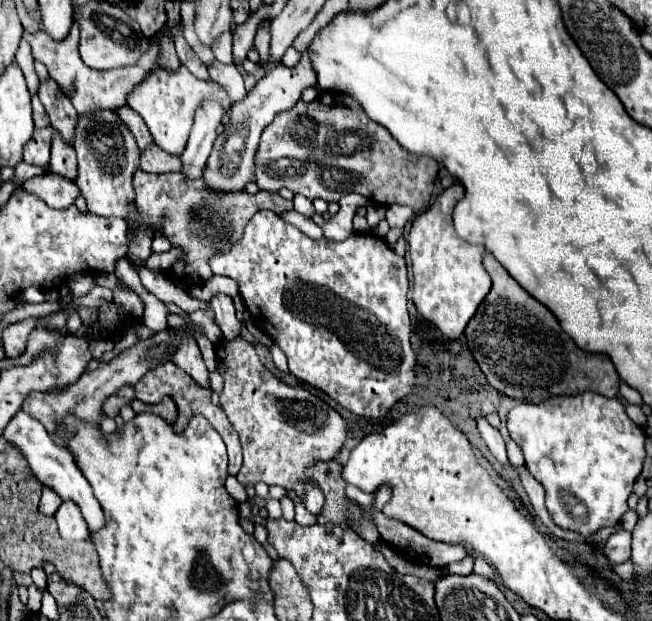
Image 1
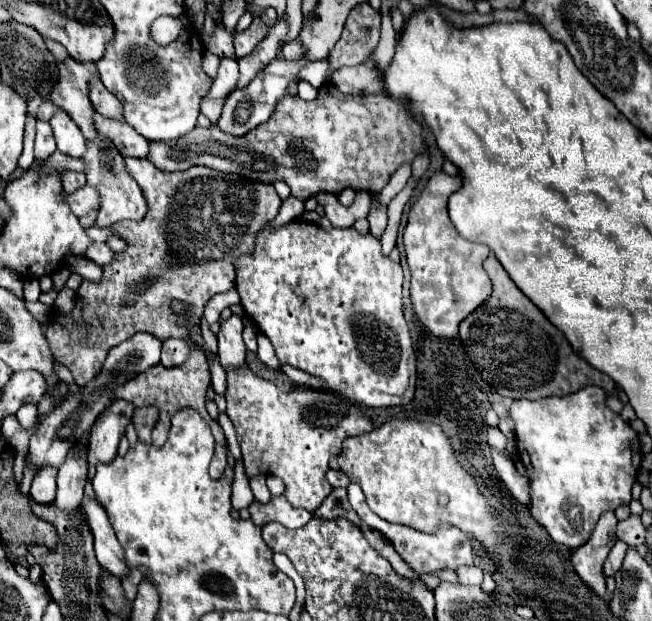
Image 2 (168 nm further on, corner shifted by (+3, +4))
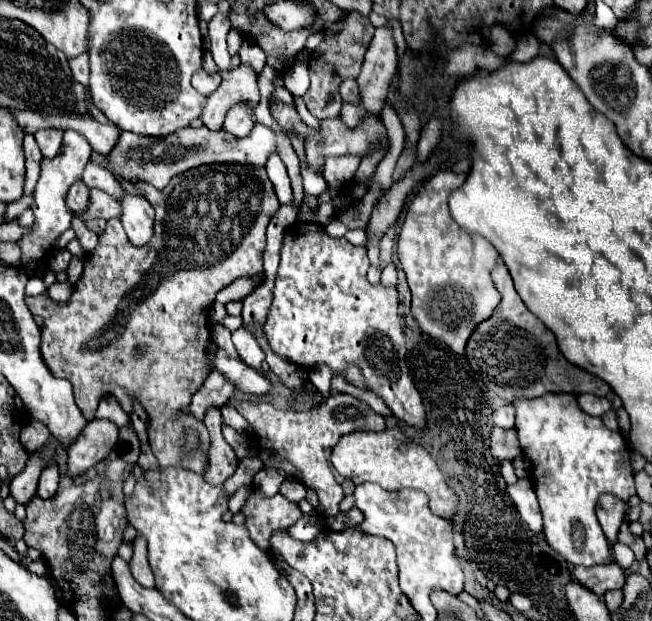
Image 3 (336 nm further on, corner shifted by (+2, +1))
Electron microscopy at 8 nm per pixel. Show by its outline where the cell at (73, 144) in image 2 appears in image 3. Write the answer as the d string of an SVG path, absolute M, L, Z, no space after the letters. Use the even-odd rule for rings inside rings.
M66 130L64 132L64 140L62 140L62 150L58 152L58 156L50 158L50 160L42 160L42 170L40 170L40 180L34 188L34 202L30 206L30 210L34 212L34 224L30 226L30 234L24 234L20 238L20 250L22 250L22 258L20 264L22 266L40 266L44 264L46 254L52 250L52 244L70 228L74 212L68 210L66 204L66 194L70 190L70 186L82 178L82 170L88 164L92 154L92 148L88 146L88 140L84 140L80 134L76 134L74 130Z

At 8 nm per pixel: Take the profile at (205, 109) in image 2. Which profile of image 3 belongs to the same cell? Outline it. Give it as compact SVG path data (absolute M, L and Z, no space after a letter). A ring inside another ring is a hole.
M240 64L228 72L222 74L222 84L216 92L208 96L208 102L202 112L204 126L210 130L220 130L226 112L238 104L238 102L252 102L256 104L260 100L258 92L258 76L256 70L248 64Z

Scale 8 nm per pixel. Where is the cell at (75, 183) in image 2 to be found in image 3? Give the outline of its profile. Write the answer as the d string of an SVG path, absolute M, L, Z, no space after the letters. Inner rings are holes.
M78 180L78 182L70 188L70 192L68 192L68 196L66 196L68 208L70 208L72 212L82 212L82 210L86 210L86 206L88 206L88 196L90 196L90 188L88 188L82 180Z

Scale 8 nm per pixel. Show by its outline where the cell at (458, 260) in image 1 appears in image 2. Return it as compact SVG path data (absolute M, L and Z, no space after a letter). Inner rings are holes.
M440 172L433 175L409 211L403 233L407 265L411 271L411 303L419 321L435 337L457 337L459 323L491 297L491 281L483 269L489 247L463 239L447 215L447 199L461 187L461 177Z

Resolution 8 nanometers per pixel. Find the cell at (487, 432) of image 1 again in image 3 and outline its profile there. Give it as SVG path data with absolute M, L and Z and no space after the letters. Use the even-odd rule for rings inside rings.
M518 478L516 484L510 484L508 486L508 494L510 494L512 502L516 504L522 520L534 532L540 532L542 530L542 516L540 516L540 506L538 506L536 494L532 490L530 478Z

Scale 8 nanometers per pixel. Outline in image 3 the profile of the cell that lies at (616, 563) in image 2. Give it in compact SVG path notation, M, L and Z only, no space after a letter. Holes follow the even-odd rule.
M618 562L596 564L596 566L590 566L590 568L576 566L572 570L572 578L576 578L580 584L590 588L598 596L602 596L606 590L622 588L622 584L626 580L624 578L624 568Z

